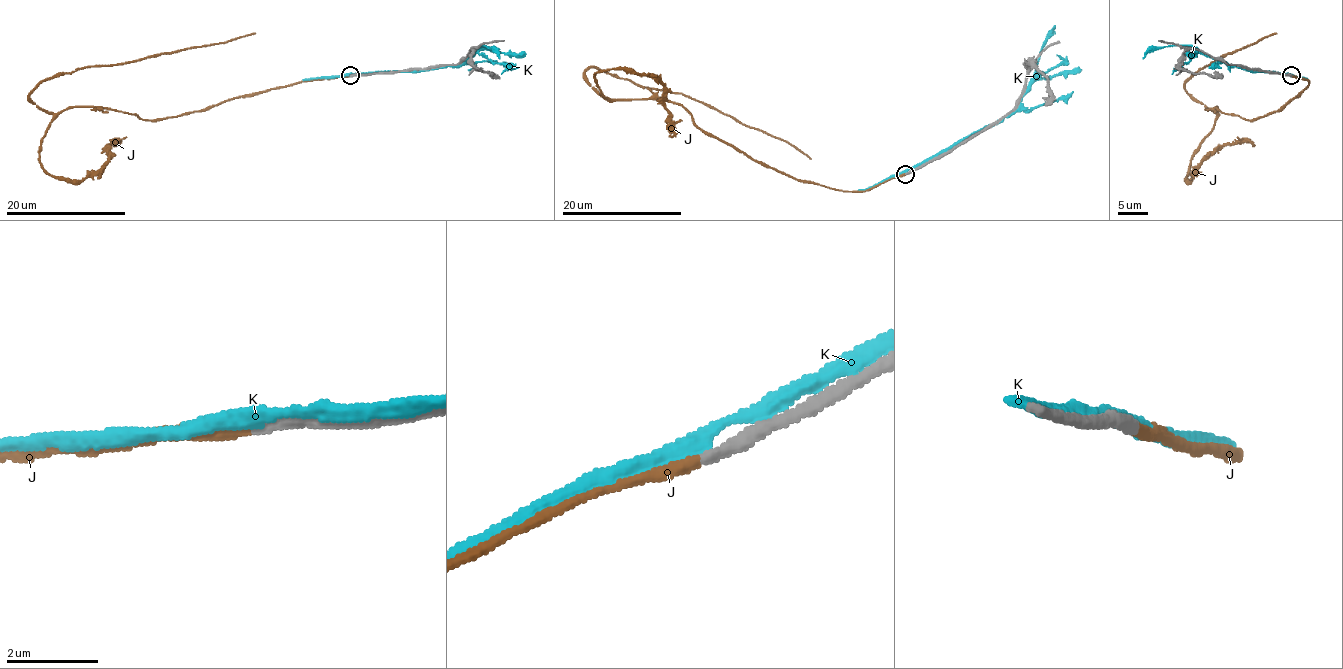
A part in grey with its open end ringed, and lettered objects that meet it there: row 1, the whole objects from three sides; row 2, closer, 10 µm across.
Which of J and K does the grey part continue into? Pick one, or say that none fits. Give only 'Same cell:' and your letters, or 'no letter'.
Same cell: J

